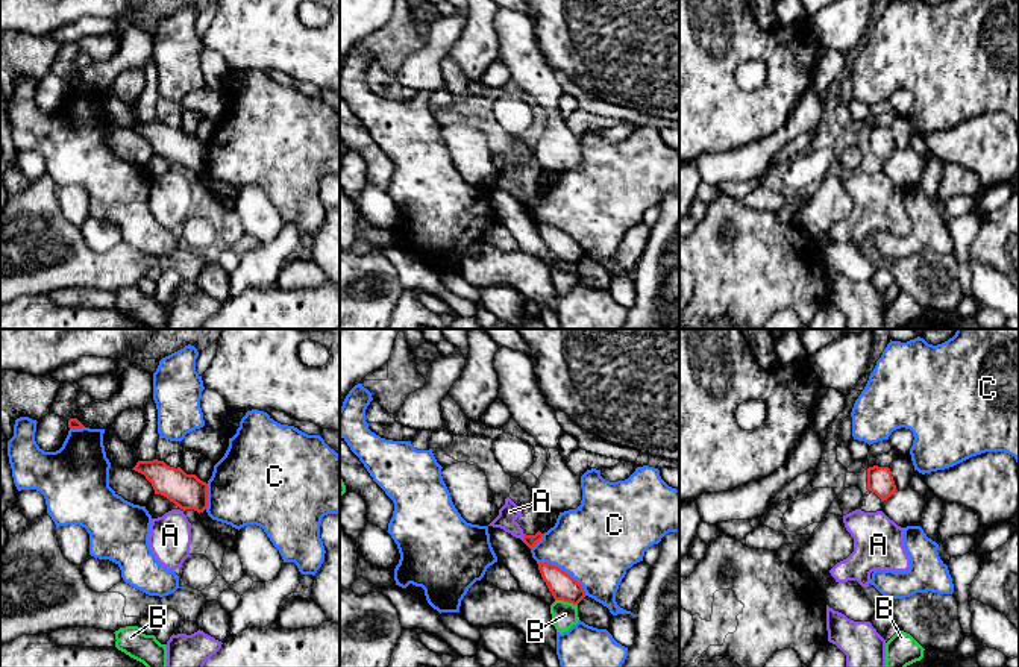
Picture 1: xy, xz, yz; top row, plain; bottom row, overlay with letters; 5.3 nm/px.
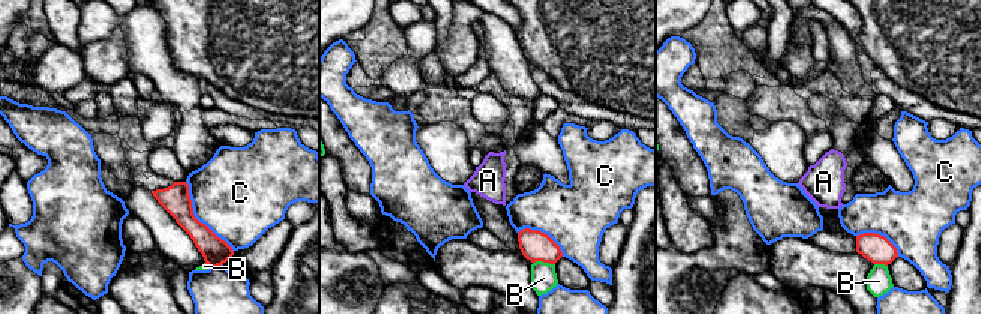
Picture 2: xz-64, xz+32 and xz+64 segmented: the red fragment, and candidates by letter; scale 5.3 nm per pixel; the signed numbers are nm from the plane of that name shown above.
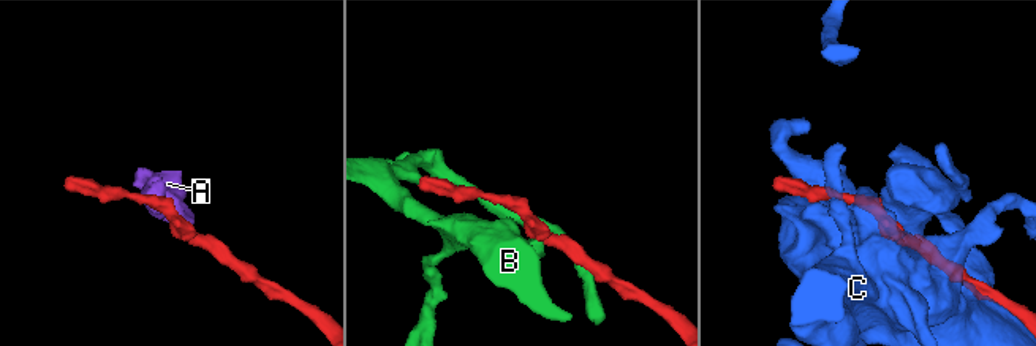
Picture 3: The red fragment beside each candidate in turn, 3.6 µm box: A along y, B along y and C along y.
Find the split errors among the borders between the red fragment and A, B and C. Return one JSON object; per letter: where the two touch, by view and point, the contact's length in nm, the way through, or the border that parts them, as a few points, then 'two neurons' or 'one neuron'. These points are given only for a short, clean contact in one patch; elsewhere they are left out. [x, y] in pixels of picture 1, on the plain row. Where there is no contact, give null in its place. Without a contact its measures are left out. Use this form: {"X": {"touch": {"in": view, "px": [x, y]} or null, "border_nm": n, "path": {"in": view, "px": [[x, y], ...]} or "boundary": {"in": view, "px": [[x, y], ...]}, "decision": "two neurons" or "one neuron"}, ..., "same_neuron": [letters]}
{"A": {"touch": {"in": "xz", "px": [523, 197]}, "border_nm": 40, "boundary": {"in": "xz", "px": [[525, 194], [522, 200]]}, "decision": "two neurons"}, "B": {"touch": {"in": "xz", "px": [566, 261]}, "border_nm": 120, "decision": "two neurons"}, "C": {"touch": {"in": "xz", "px": [564, 232]}, "border_nm": 320, "decision": "two neurons"}, "same_neuron": []}

